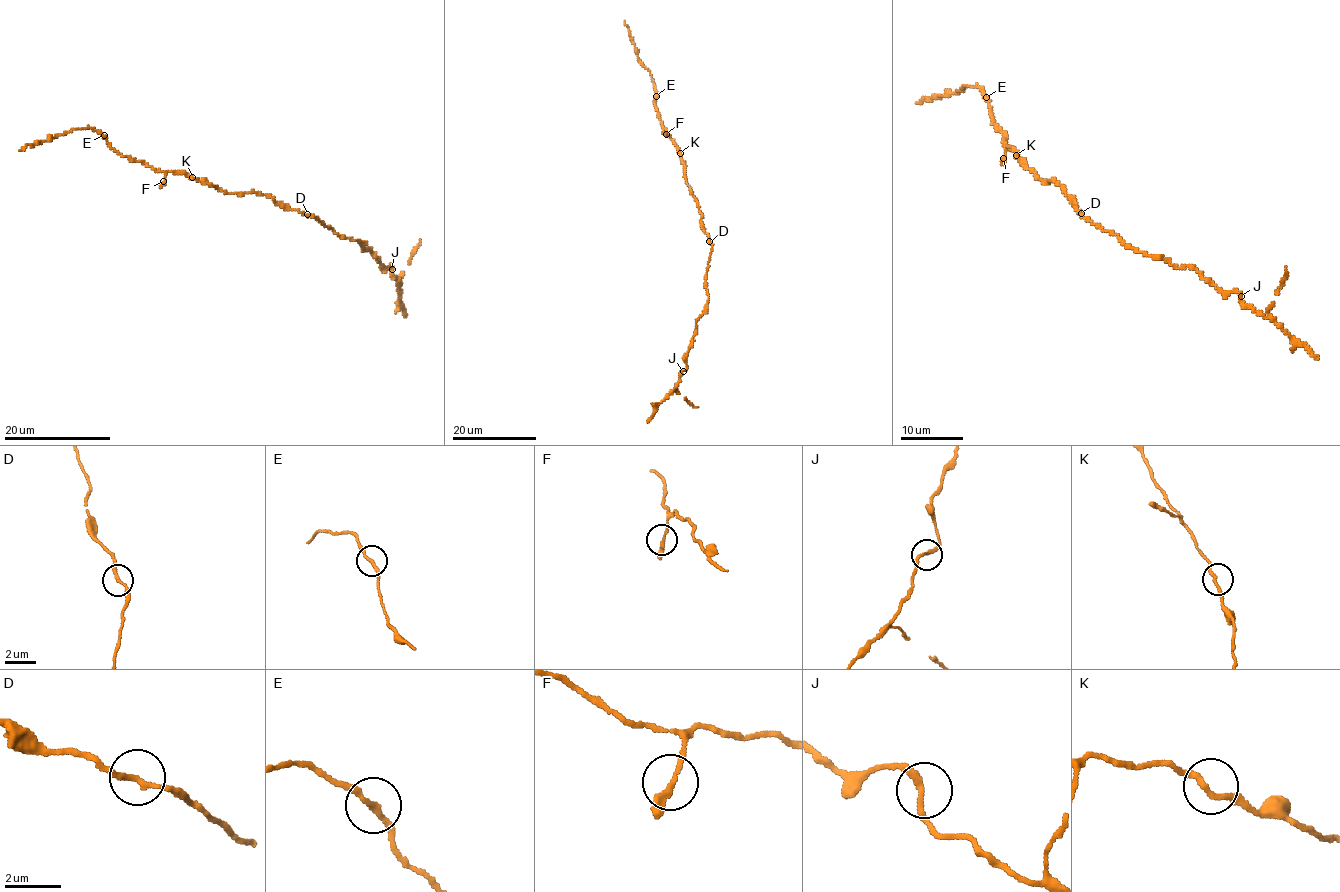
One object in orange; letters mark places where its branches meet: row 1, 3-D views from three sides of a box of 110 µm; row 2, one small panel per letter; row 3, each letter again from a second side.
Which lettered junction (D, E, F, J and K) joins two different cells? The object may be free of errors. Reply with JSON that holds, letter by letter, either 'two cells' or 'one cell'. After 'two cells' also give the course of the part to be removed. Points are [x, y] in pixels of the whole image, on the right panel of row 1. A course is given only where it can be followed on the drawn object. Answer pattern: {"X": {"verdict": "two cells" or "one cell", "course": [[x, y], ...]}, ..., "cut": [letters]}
{"D": {"verdict": "one cell"}, "E": {"verdict": "one cell"}, "F": {"verdict": "one cell"}, "J": {"verdict": "one cell"}, "K": {"verdict": "one cell"}, "cut": []}

